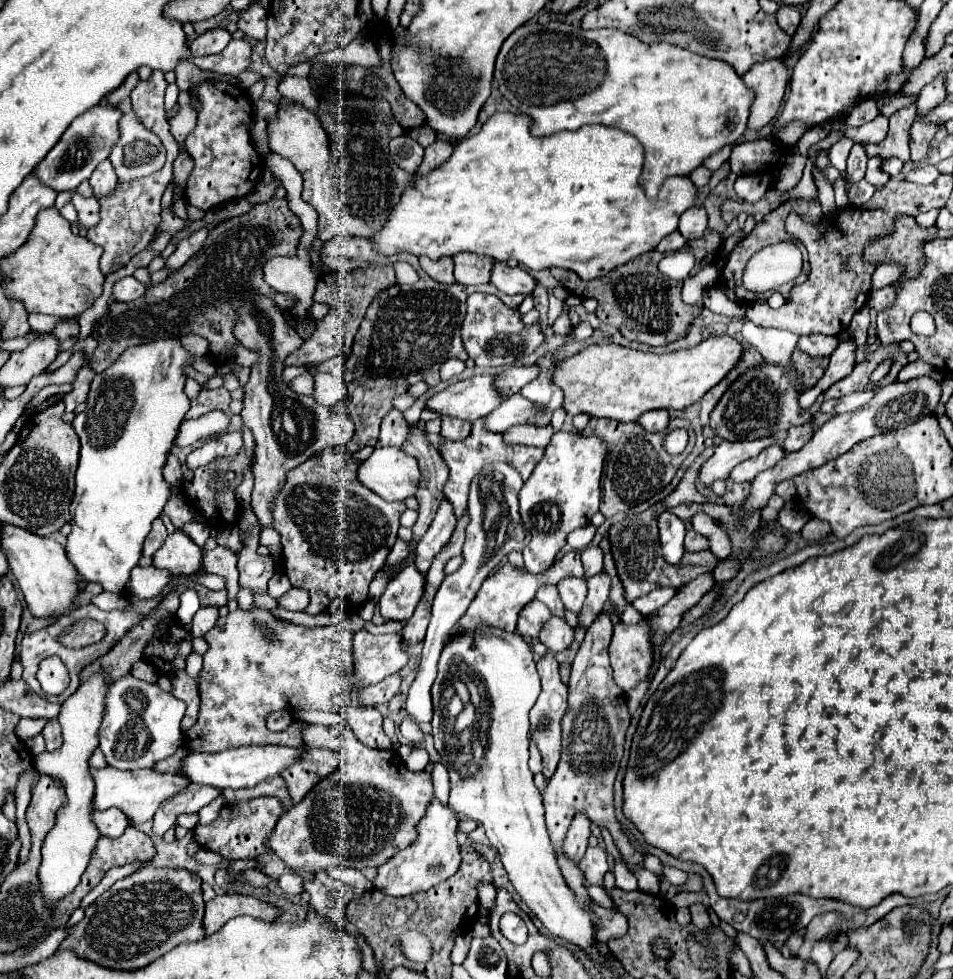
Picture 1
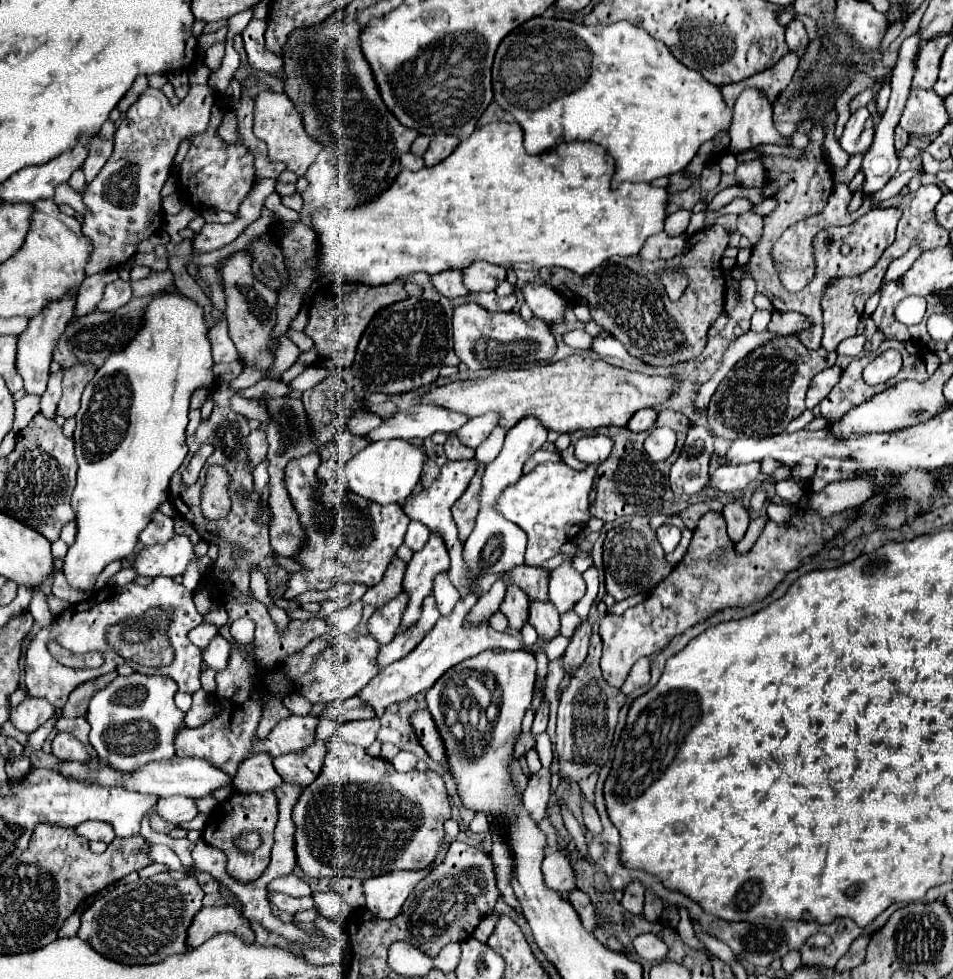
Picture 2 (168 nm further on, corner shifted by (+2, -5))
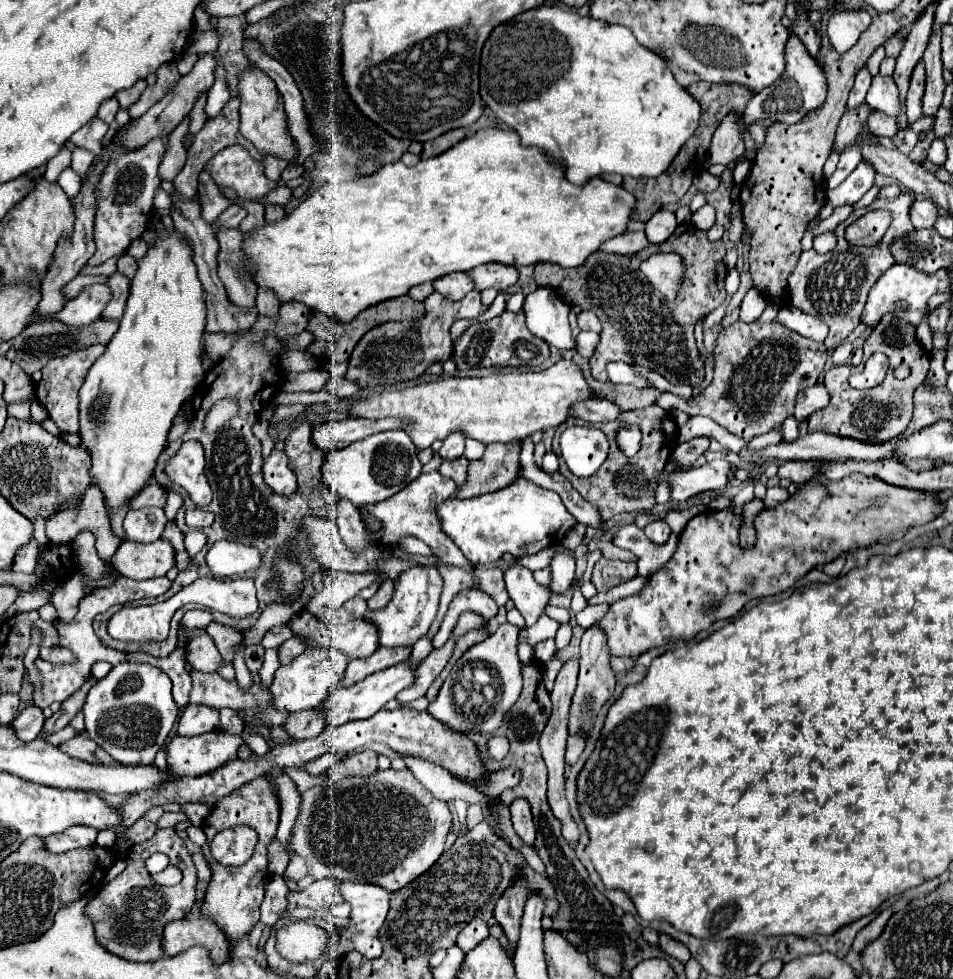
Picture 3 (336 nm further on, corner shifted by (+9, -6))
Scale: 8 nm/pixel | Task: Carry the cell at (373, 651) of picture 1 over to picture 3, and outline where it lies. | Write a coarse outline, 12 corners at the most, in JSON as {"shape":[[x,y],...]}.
{"shape":[[306,648],[276,670],[270,692],[286,712],[310,710],[340,686],[350,656]]}

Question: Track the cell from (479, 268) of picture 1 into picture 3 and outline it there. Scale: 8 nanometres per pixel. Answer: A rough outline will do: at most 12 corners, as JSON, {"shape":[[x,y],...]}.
{"shape":[[482,264],[468,276],[476,290],[504,290],[518,280],[516,268]]}

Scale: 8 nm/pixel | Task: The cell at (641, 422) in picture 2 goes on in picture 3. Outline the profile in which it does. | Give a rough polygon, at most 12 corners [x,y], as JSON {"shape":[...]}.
{"shape":[[594,398],[572,408],[576,418],[592,424],[618,420],[618,404]]}

